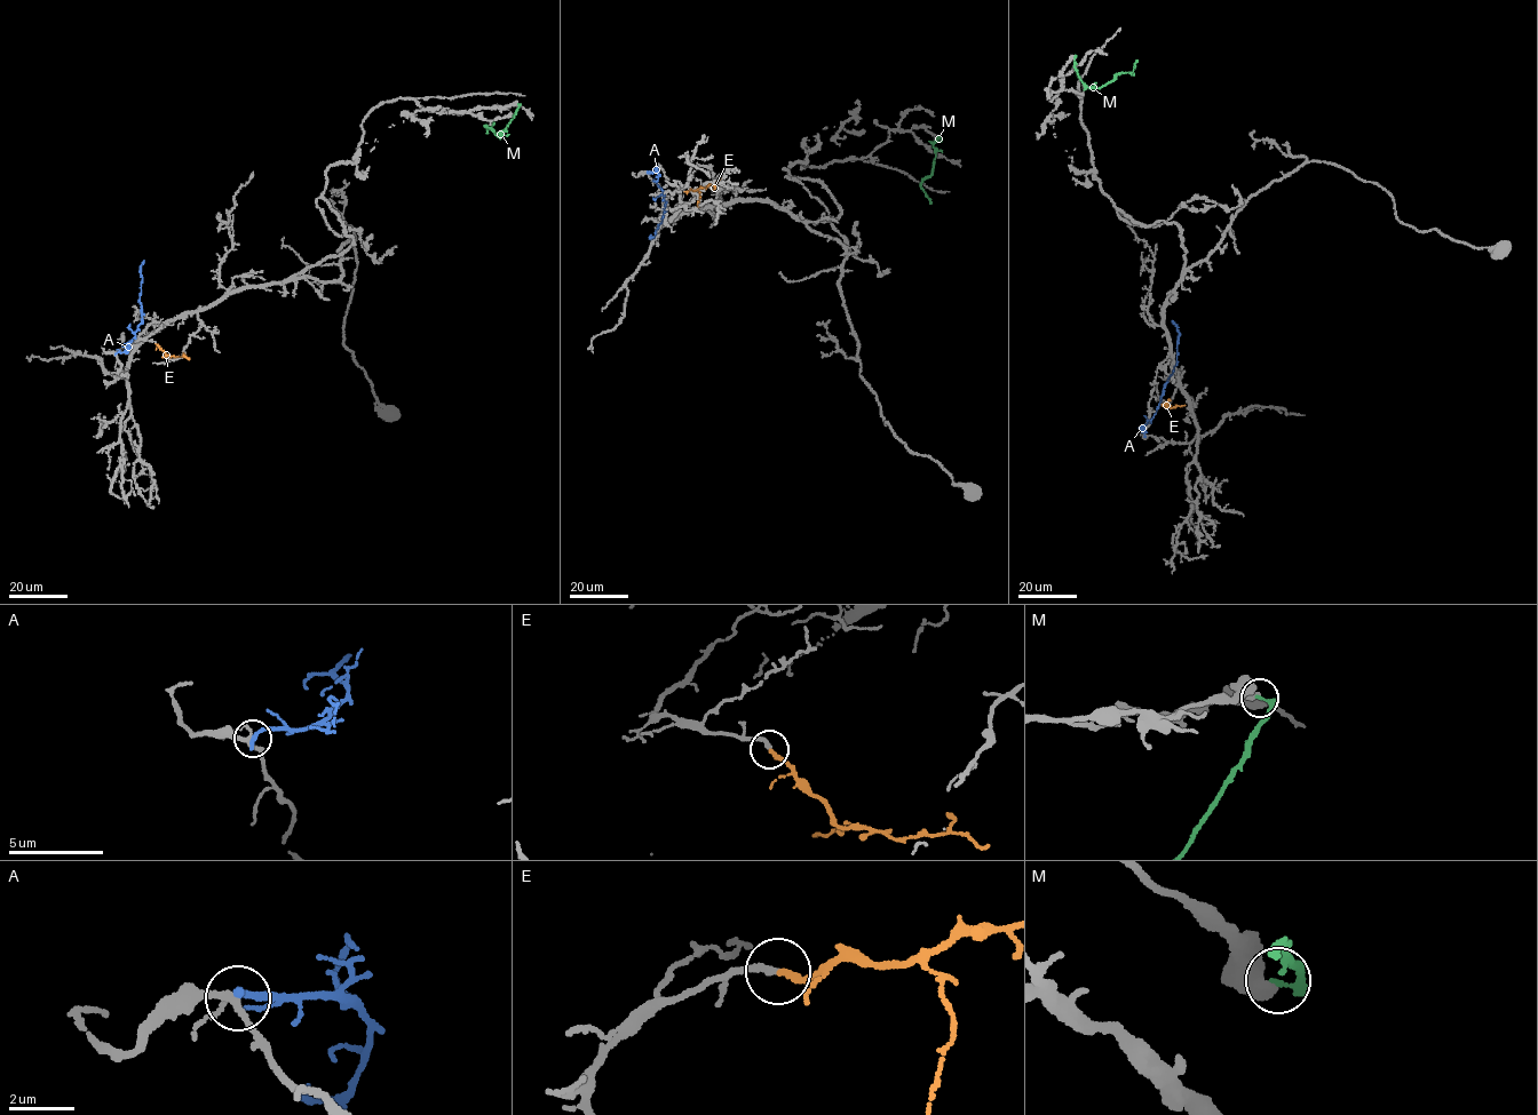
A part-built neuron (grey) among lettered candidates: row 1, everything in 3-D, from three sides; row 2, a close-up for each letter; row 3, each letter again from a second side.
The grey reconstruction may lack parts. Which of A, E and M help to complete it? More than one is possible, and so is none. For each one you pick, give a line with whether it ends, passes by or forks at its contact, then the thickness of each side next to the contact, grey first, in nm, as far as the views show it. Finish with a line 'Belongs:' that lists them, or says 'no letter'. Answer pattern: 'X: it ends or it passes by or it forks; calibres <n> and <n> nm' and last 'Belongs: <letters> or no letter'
E: it ends; calibres 200 and 190 nm
Belongs: E

